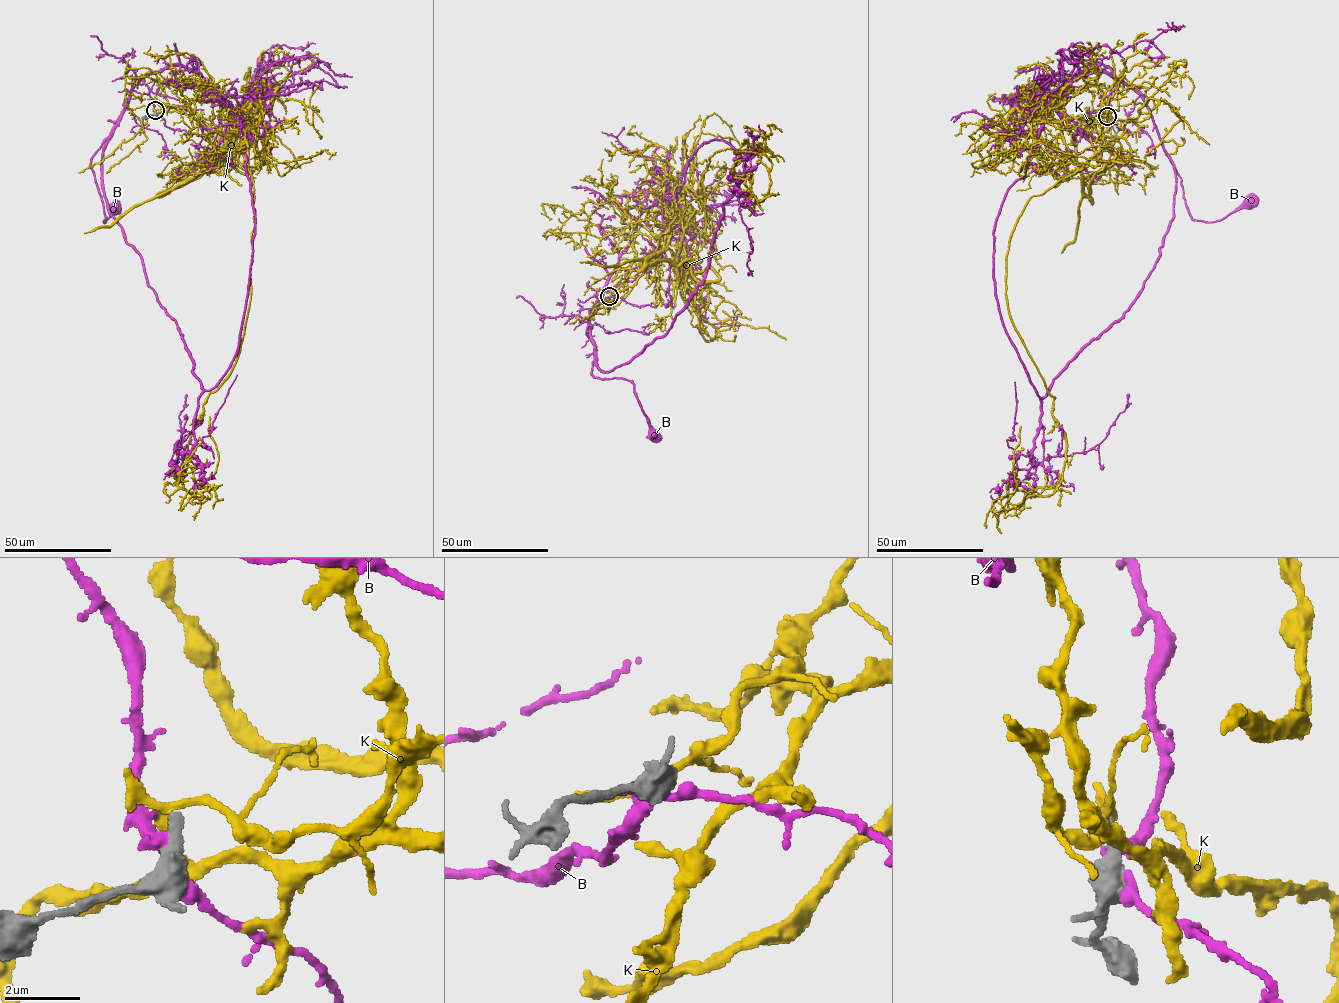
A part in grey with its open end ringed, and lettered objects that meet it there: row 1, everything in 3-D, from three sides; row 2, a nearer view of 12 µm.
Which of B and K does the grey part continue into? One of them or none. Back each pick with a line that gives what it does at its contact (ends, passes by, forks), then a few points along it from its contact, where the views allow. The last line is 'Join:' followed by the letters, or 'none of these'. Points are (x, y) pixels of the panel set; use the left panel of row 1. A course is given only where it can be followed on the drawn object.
Join: none of these

